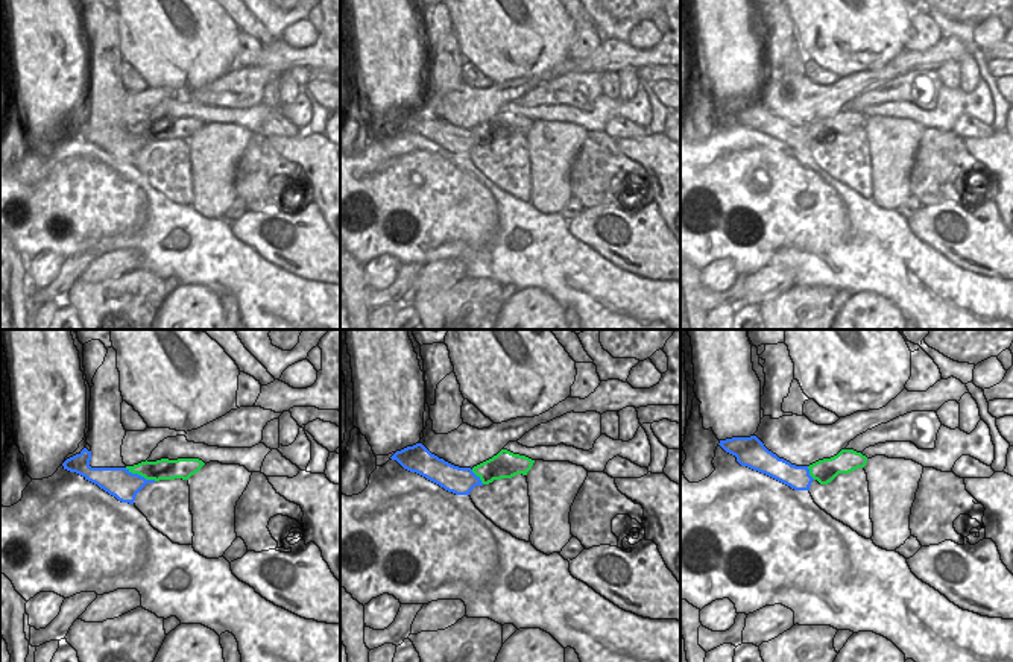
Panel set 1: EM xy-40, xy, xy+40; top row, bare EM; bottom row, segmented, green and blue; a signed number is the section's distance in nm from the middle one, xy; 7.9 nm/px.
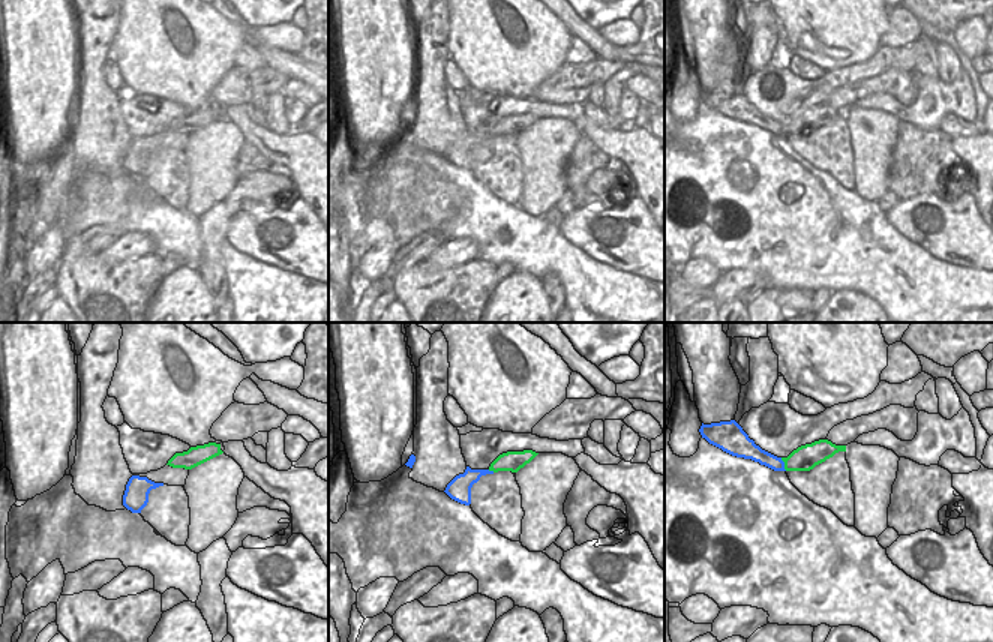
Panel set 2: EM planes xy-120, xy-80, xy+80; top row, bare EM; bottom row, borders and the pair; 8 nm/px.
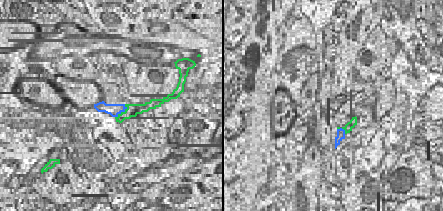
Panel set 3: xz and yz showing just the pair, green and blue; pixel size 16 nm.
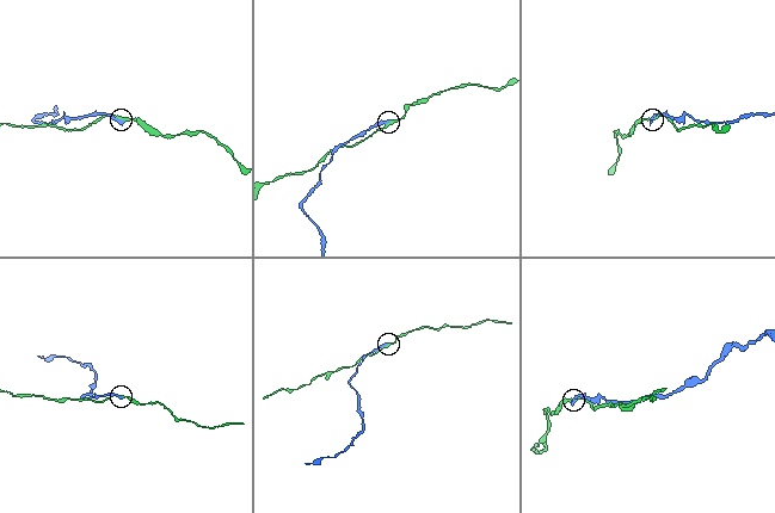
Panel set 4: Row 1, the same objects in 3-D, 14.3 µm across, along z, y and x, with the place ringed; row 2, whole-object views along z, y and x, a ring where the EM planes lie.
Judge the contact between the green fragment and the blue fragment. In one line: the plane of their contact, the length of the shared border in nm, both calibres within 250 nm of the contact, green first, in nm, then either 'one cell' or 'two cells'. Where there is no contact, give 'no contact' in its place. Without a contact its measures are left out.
contact in xy-40; length 280 nm; calibres 170 and 240 nm; two cells

